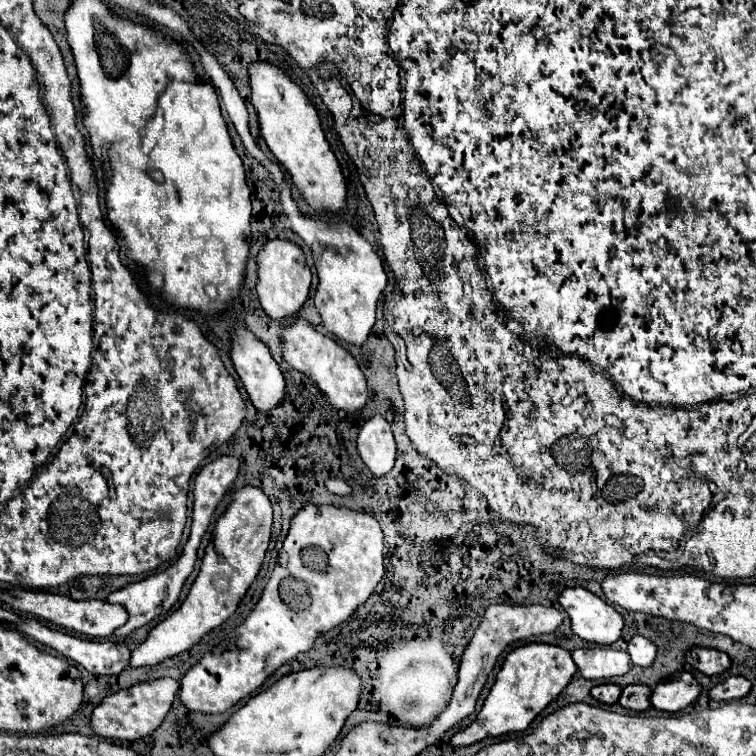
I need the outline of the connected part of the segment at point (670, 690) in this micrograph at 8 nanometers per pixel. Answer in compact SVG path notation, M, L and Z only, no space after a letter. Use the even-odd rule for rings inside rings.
M682 672L678 678L662 680L652 690L650 702L658 710L678 712L678 710L686 708L688 704L692 704L698 698L700 690L702 690L702 686L696 682L696 678L690 672Z

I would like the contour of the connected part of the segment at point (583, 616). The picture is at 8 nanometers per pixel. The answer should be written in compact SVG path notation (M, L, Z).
M566 588L558 602L568 612L574 634L582 640L598 646L610 646L620 638L624 626L622 616L590 590Z

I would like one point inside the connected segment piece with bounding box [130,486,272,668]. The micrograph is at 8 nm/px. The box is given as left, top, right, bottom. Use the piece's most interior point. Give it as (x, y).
(241, 535)

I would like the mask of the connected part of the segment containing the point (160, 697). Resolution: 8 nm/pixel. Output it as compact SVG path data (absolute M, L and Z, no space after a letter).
M158 678L152 682L138 682L128 690L106 696L92 712L92 728L100 738L108 740L138 740L156 730L166 718L174 696L178 692L178 682L174 678Z

